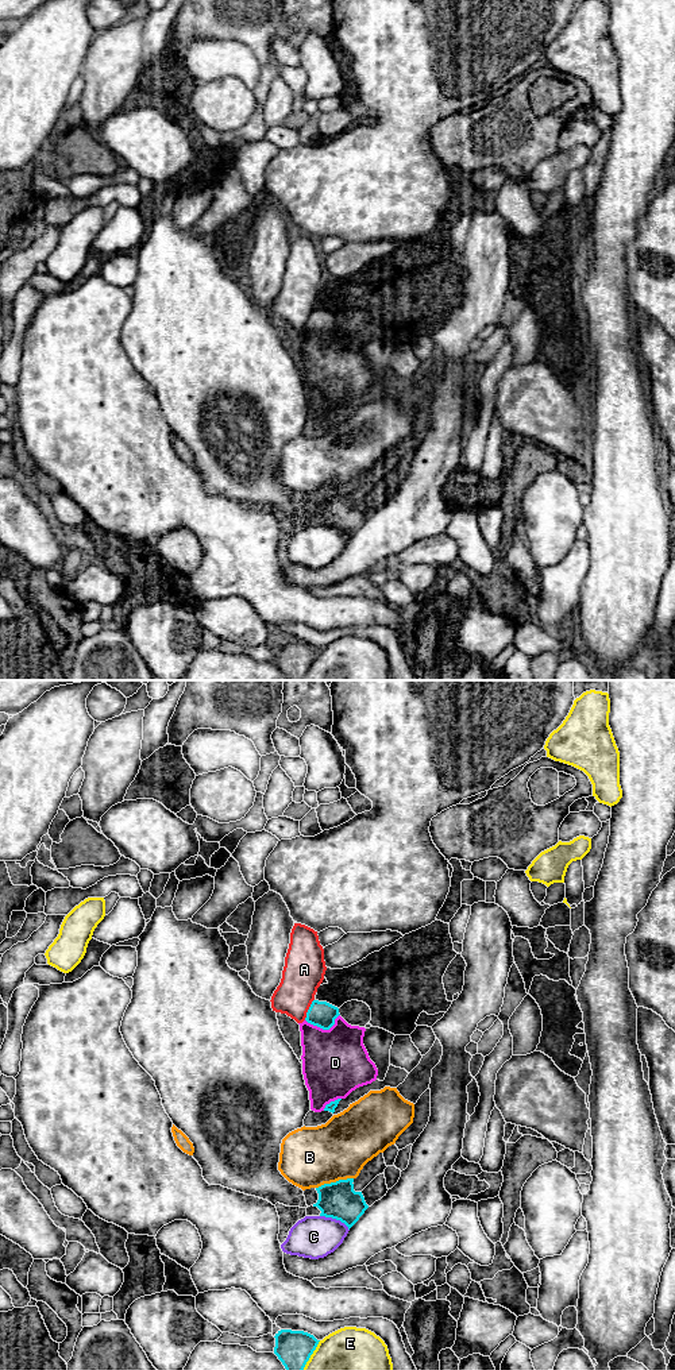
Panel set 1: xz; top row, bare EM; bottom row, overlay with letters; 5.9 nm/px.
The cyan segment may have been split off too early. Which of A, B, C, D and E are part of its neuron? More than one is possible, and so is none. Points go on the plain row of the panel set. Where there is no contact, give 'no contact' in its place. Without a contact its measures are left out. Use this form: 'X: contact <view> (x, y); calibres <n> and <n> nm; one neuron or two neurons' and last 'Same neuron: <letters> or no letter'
A: contact xz (308, 319); calibres 160 and 240 nm; two neurons
B: contact xz (334, 491); calibres 220 and 360 nm; two neurons
C: contact xz (335, 527); calibres 220 and 260 nm; two neurons
D: contact xz (324, 338); calibres 160 and 400 nm; two neurons
E: contact xz (311, 663); calibres 220 and 480 nm; two neurons
Same neuron: no letter

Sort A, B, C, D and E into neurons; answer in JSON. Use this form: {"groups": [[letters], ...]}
{"groups": [["A"], ["B"], ["C", "D"], ["E"]]}

